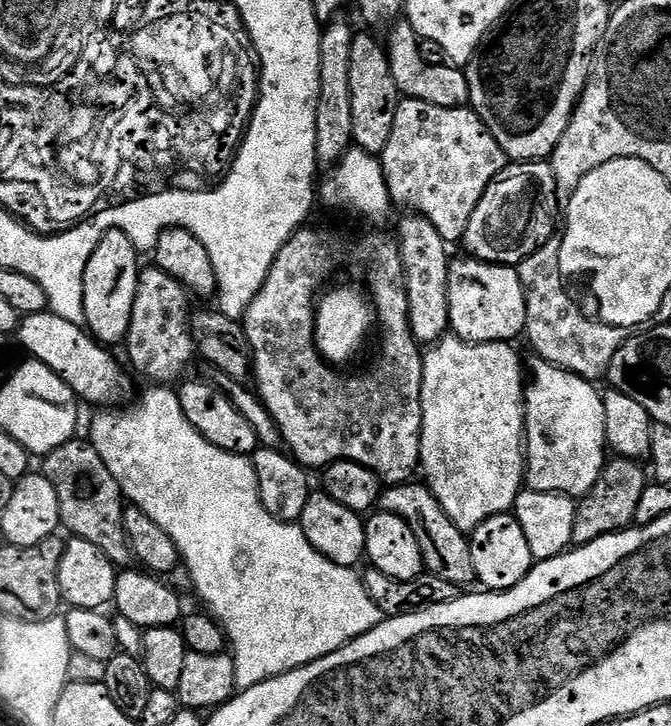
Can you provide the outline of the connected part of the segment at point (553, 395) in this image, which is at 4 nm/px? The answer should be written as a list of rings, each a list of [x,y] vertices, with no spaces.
[[[533,359],[524,390],[526,484],[534,492],[585,496],[598,482],[606,463],[604,397],[593,381]]]

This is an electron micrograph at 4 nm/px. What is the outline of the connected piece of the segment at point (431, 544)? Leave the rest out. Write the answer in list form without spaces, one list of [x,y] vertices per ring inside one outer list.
[[[409,482],[407,484],[394,484],[385,487],[380,494],[379,511],[393,512],[395,516],[402,518],[406,522],[406,526],[410,526],[410,530],[414,530],[414,538],[418,538],[418,546],[422,550],[425,569],[431,575],[438,578],[446,578],[446,582],[454,582],[457,586],[464,586],[464,584],[475,585],[477,578],[474,562],[470,558],[469,537],[462,530],[458,530],[458,526],[454,526],[454,522],[450,522],[446,510],[442,510],[438,498],[434,498],[434,494],[429,490],[427,483],[416,483]]]

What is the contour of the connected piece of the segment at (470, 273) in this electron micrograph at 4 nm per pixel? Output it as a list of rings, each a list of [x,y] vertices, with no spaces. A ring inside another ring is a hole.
[[[471,258],[452,260],[450,270],[450,328],[460,340],[471,344],[502,344],[515,341],[515,336],[523,337],[526,326],[526,298],[520,281],[520,273],[515,267],[503,264],[487,264],[484,260]]]

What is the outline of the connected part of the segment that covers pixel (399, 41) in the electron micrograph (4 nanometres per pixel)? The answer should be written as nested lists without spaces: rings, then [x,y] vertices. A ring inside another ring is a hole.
[[[401,18],[387,29],[386,51],[390,62],[390,74],[394,74],[394,82],[398,90],[409,100],[430,102],[430,106],[443,108],[467,108],[470,98],[470,86],[466,82],[463,71],[456,66],[448,68],[431,68],[424,61],[422,41],[407,19]]]

